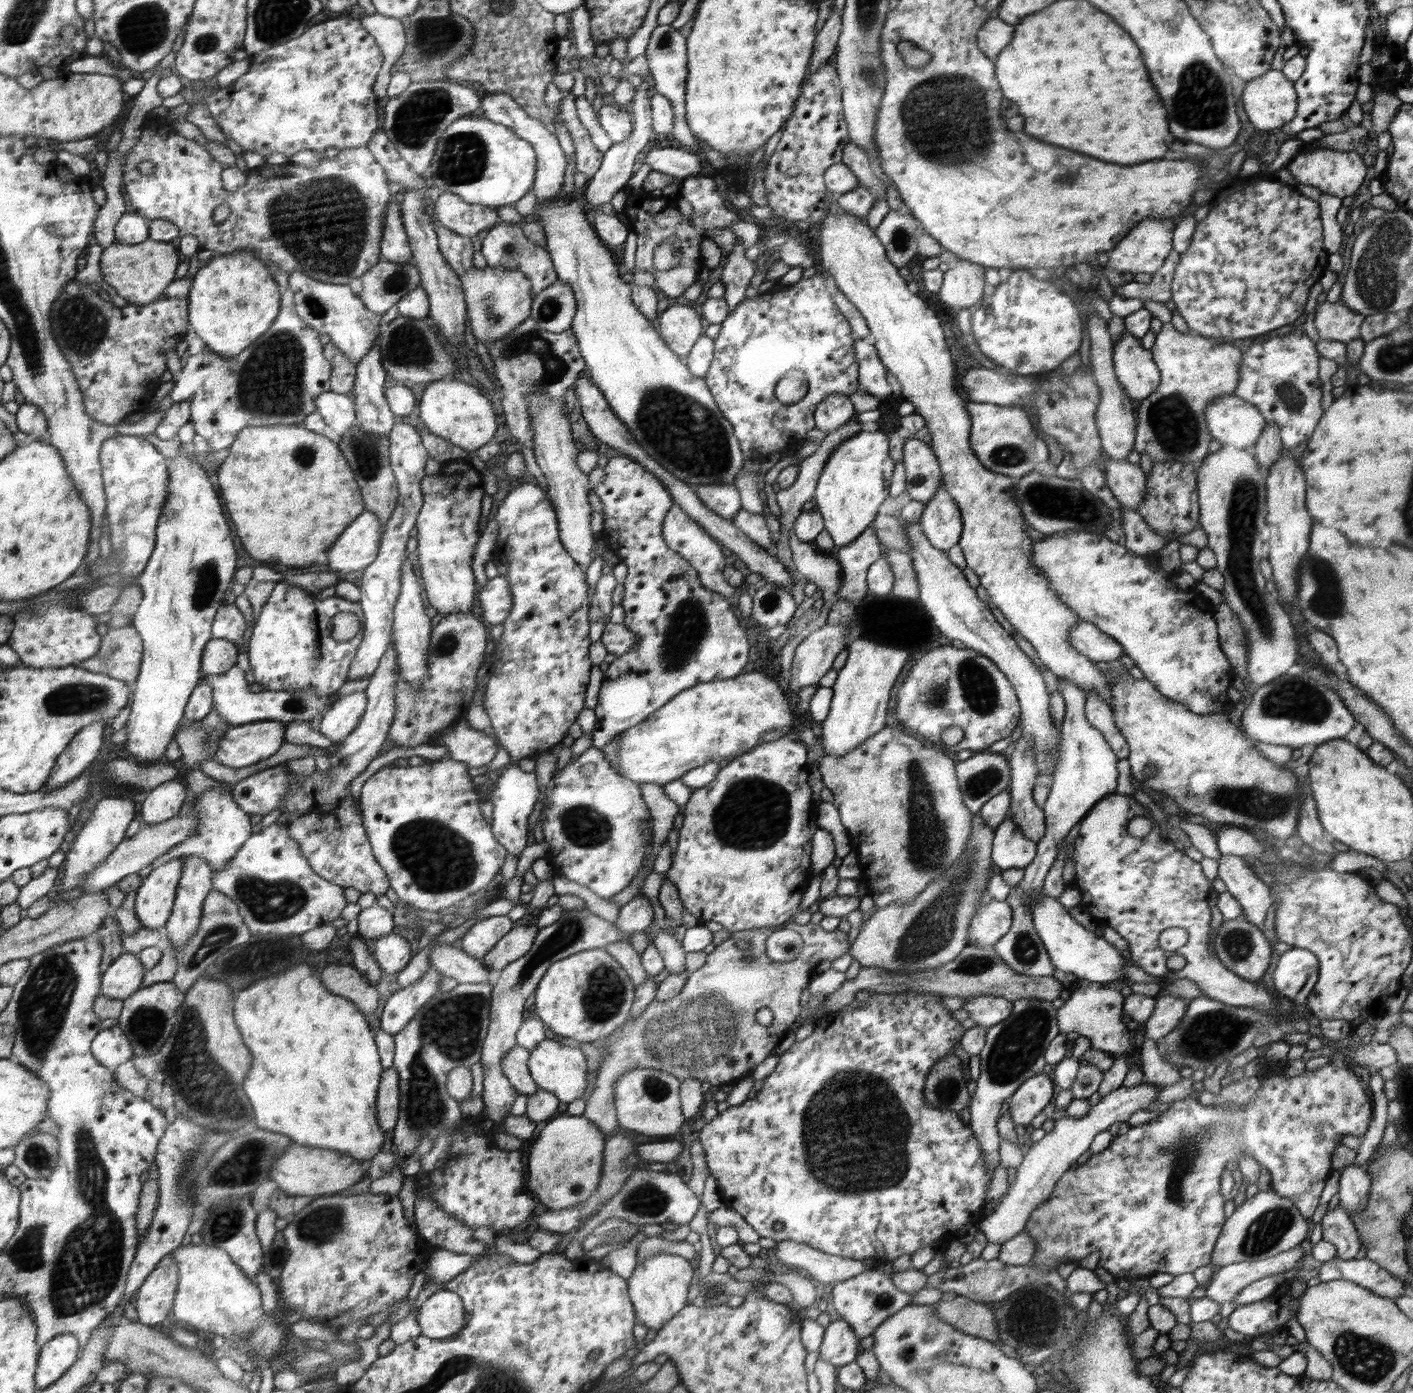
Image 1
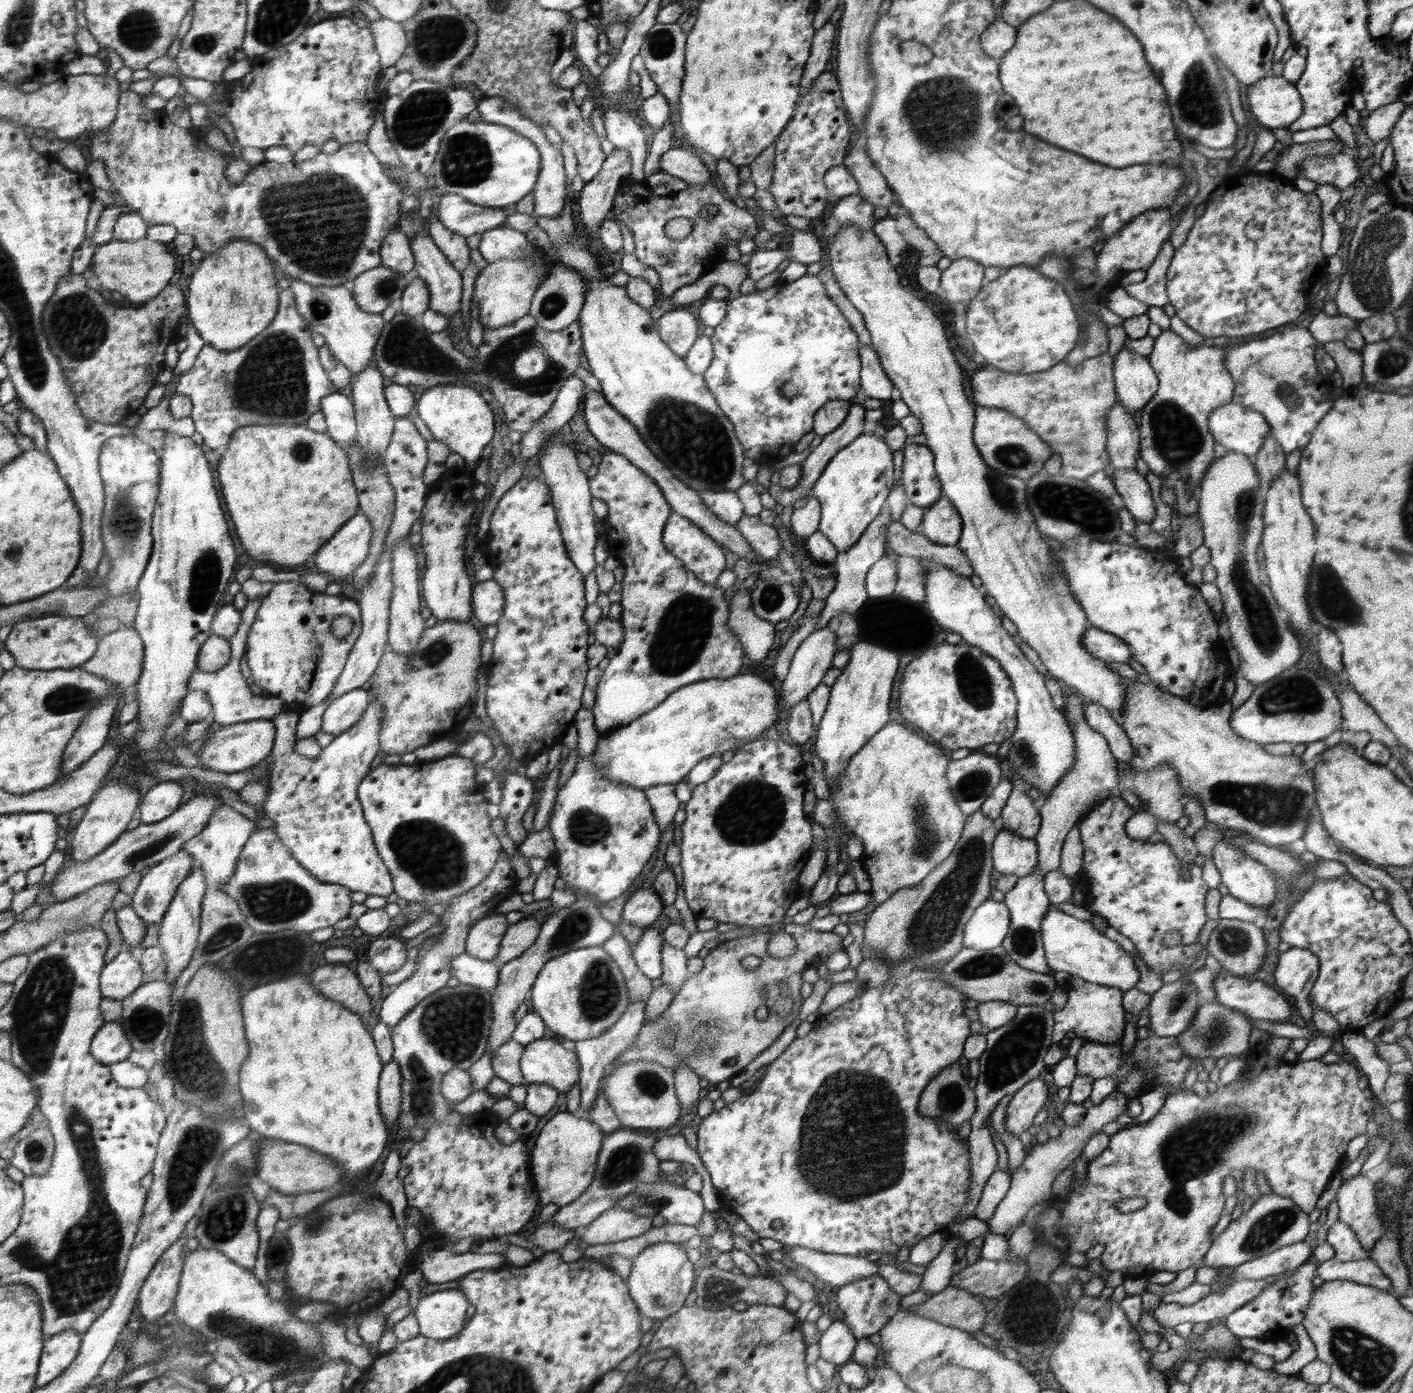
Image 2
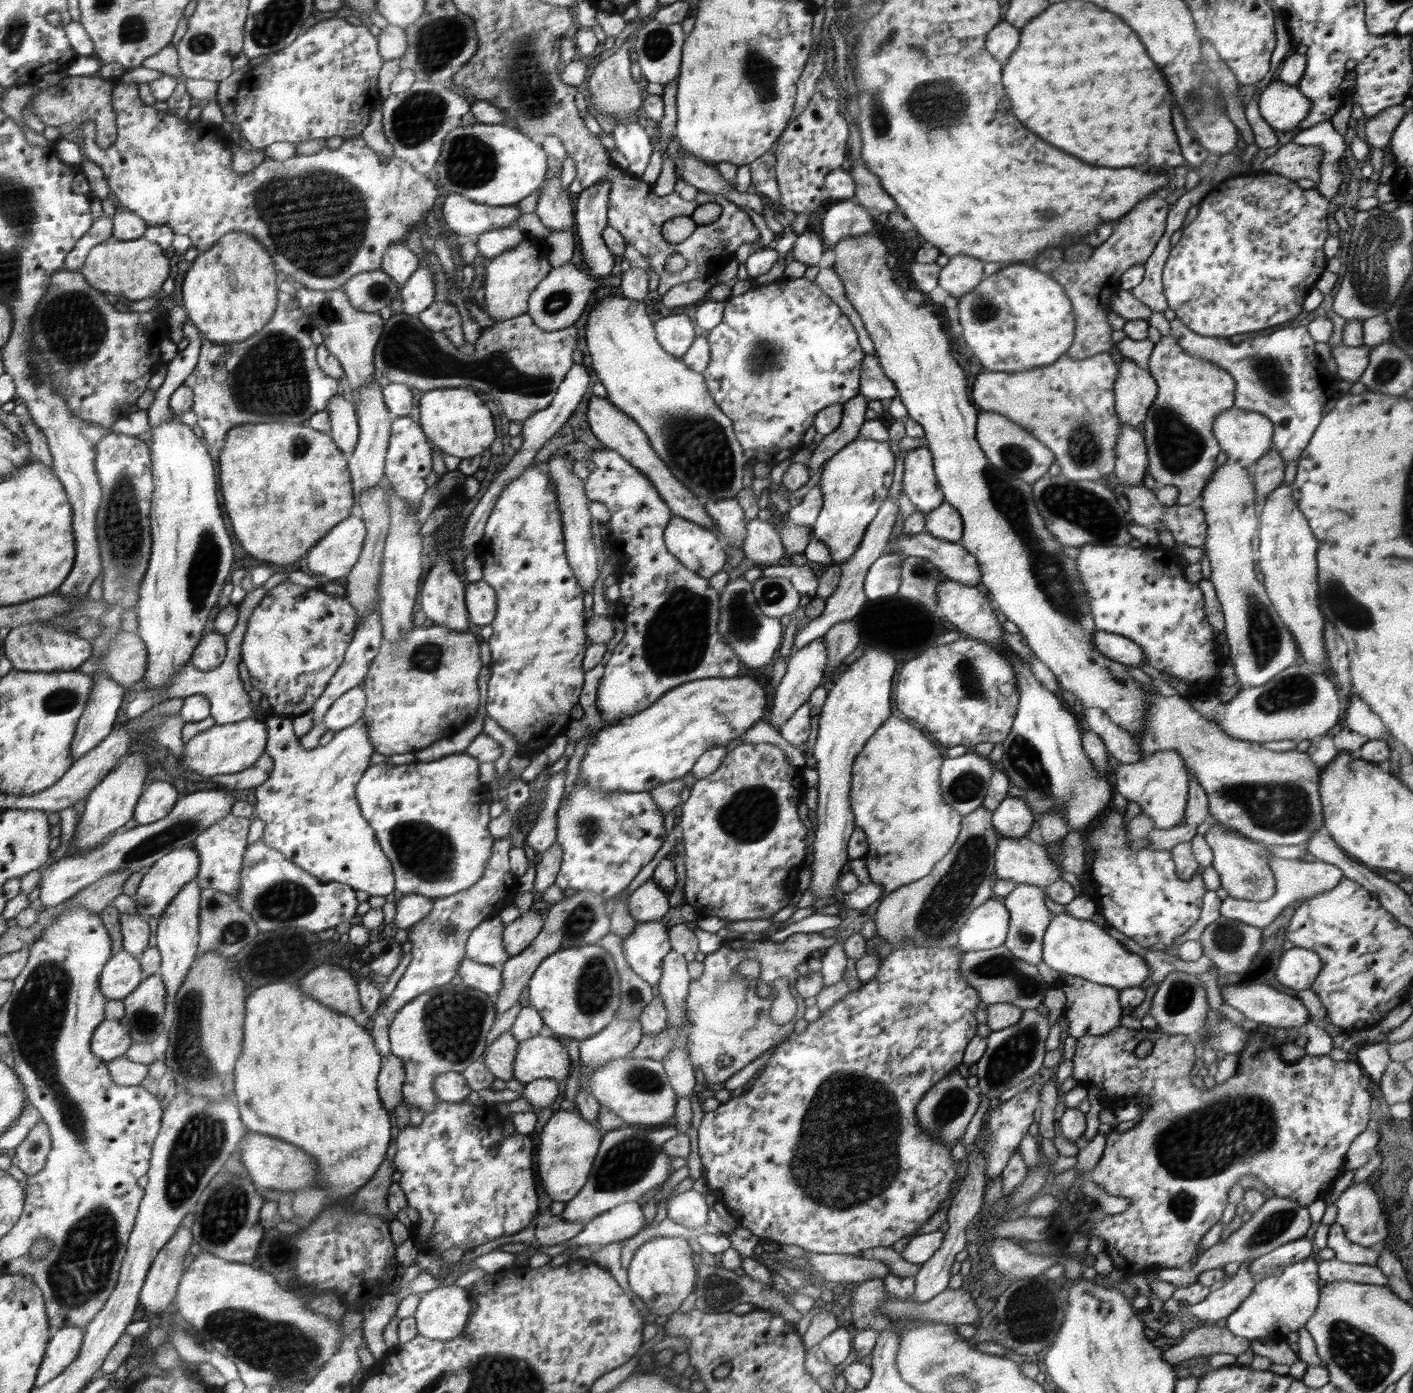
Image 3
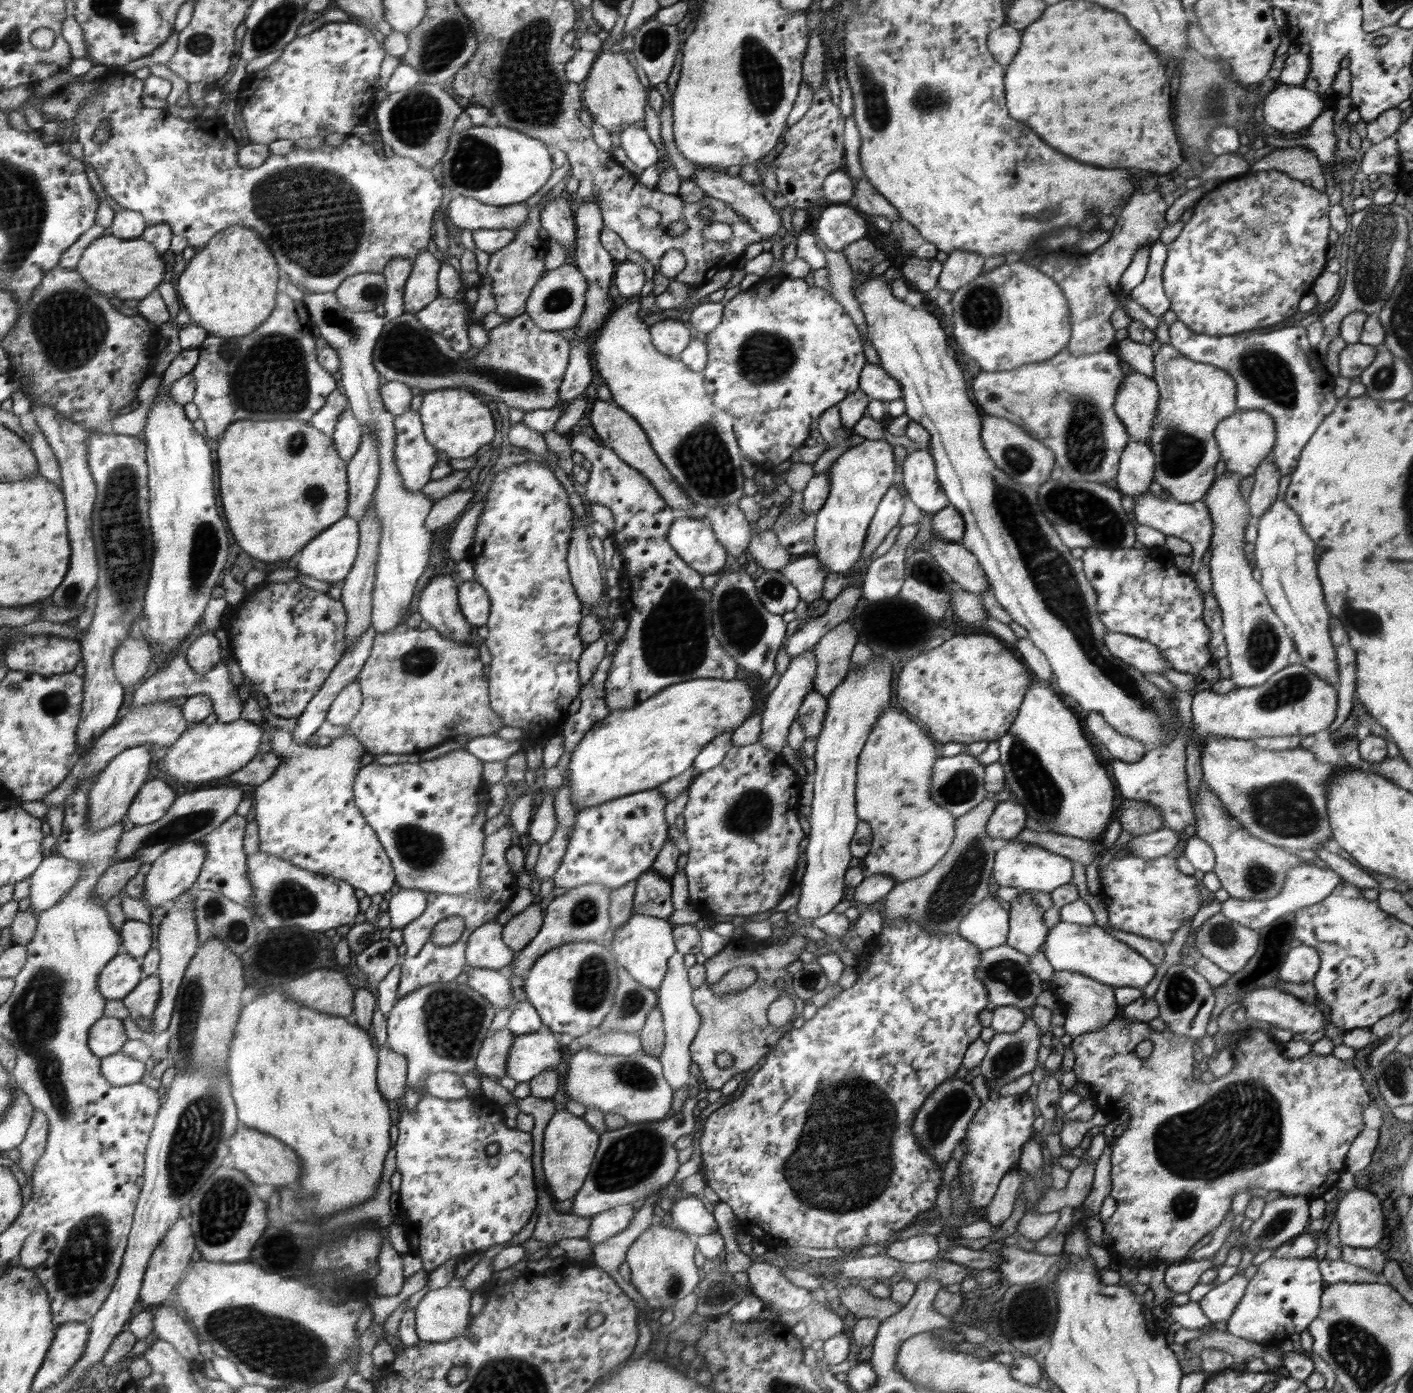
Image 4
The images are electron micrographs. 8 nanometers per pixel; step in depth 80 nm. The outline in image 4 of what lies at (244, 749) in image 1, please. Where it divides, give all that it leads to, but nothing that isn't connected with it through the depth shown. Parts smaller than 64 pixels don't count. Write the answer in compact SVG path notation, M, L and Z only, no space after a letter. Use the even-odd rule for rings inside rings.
M241 718L226 723L216 721L210 725L195 725L190 727L190 729L187 727L177 738L177 741L172 746L168 746L168 752L160 762L162 772L170 772L176 780L183 782L186 786L228 776L246 766L257 755L262 735L263 732L259 725L254 724L252 721L242 720Z

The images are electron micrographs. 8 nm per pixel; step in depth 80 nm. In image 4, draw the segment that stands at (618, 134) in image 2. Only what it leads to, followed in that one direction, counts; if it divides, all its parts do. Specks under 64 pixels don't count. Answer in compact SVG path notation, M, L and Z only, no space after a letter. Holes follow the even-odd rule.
M636 125L624 127L620 134L620 144L626 156L638 168L648 170L659 162L656 146L648 137L648 131L645 128L639 128Z

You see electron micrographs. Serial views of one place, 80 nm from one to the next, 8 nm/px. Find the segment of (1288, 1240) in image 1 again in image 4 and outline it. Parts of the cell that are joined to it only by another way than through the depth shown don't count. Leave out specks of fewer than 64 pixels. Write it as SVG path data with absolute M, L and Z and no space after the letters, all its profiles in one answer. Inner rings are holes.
M1282 1195L1264 1205L1262 1214L1252 1223L1250 1229L1240 1236L1234 1247L1248 1248L1251 1255L1257 1254L1257 1248L1263 1248L1264 1250L1278 1248L1291 1238L1306 1233L1309 1220L1311 1218L1307 1197ZM1212 1257L1170 1264L1164 1271L1164 1284L1175 1293L1187 1293L1199 1284L1200 1275L1214 1267Z

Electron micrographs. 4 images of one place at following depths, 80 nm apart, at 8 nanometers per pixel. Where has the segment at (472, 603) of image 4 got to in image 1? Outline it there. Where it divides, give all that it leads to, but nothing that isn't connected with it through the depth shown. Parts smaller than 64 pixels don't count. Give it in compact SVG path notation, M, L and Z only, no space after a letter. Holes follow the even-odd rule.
M502 575L488 579L486 585L480 588L480 603L477 609L481 617L490 625L500 624L507 620L512 610L511 586L508 579Z

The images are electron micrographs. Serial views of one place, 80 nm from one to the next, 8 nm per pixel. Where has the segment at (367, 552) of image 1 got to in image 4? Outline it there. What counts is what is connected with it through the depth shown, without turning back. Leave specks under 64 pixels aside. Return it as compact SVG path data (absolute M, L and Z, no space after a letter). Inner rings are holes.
M345 516L336 522L331 528L324 530L319 537L312 539L310 543L293 559L296 570L300 574L312 576L318 580L325 580L330 584L344 580L354 568L359 553L359 522L356 519Z

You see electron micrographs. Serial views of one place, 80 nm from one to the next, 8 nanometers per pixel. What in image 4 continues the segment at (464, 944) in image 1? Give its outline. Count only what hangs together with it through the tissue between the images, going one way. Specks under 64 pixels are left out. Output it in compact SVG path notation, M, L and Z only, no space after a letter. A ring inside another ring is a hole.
M487 922L471 934L466 948L468 966L498 970L512 964L514 952L507 943L502 942L502 925Z

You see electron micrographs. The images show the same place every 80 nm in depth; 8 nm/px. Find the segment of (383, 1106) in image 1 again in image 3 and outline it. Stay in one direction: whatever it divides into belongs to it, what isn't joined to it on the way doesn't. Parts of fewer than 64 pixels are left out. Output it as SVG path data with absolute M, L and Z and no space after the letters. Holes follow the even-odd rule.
M392 1053L382 1057L379 1091L382 1095L383 1106L388 1112L392 1112L402 1102L402 1086L406 1081L406 1068L403 1059L394 1056Z

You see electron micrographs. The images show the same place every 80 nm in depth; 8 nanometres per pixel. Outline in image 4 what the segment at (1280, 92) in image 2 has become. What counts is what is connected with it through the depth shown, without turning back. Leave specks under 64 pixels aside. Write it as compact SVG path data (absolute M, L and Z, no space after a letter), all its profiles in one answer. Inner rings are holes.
M1283 83L1267 94L1263 102L1263 120L1283 133L1308 129L1329 106L1320 93Z

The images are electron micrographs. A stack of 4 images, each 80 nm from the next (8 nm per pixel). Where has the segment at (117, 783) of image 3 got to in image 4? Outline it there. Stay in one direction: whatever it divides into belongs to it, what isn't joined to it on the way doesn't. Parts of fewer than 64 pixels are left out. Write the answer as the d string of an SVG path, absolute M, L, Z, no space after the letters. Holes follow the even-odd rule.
M152 743L139 744L132 748L127 748L124 752L117 754L111 765L97 777L95 788L91 792L91 826L94 831L105 830L119 822L124 822L127 818L128 810L131 809L132 802L139 790L143 788L148 776L148 766L150 766L150 745Z

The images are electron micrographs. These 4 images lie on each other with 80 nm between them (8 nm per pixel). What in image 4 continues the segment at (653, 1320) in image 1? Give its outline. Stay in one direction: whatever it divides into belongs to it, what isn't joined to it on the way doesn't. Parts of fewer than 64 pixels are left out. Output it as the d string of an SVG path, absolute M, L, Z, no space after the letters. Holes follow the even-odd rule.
M657 1220L630 1246L625 1256L630 1268L630 1283L644 1296L652 1311L657 1308L672 1310L680 1298L688 1296L696 1288L700 1276L694 1264L694 1254L696 1244L690 1242L684 1230L672 1225L664 1227L661 1221Z

